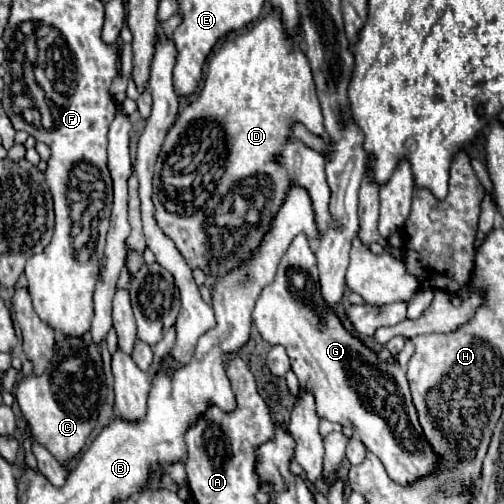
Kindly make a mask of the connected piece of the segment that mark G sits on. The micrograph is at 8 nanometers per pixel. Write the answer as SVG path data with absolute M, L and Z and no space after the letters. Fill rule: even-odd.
M296 235L290 243L288 251L282 255L276 279L266 285L254 307L254 323L260 335L270 345L284 345L292 371L296 373L300 387L308 389L316 397L316 413L322 419L336 421L340 425L352 427L356 437L372 451L384 465L388 477L400 485L412 485L416 479L428 477L440 469L440 455L432 451L428 439L424 439L424 431L418 423L418 415L410 397L410 387L406 381L406 373L398 363L380 361L374 351L364 347L358 339L354 339L334 315L334 311L322 301L320 285L318 285L318 269L316 257L310 251L306 235Z

